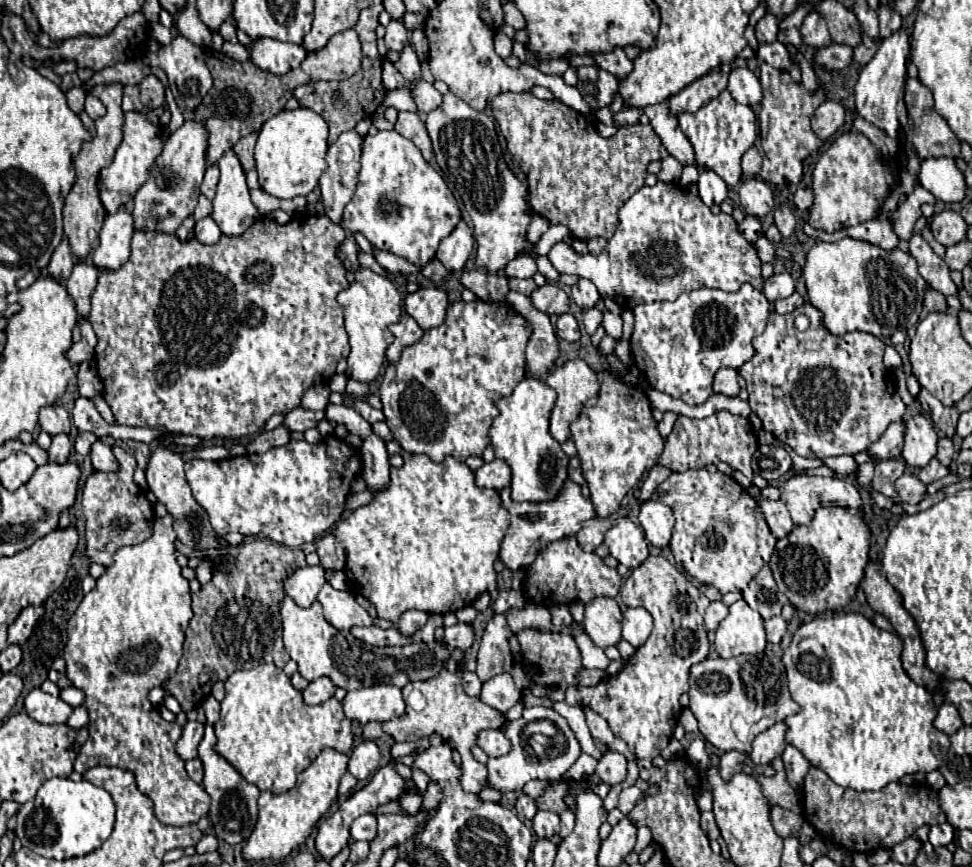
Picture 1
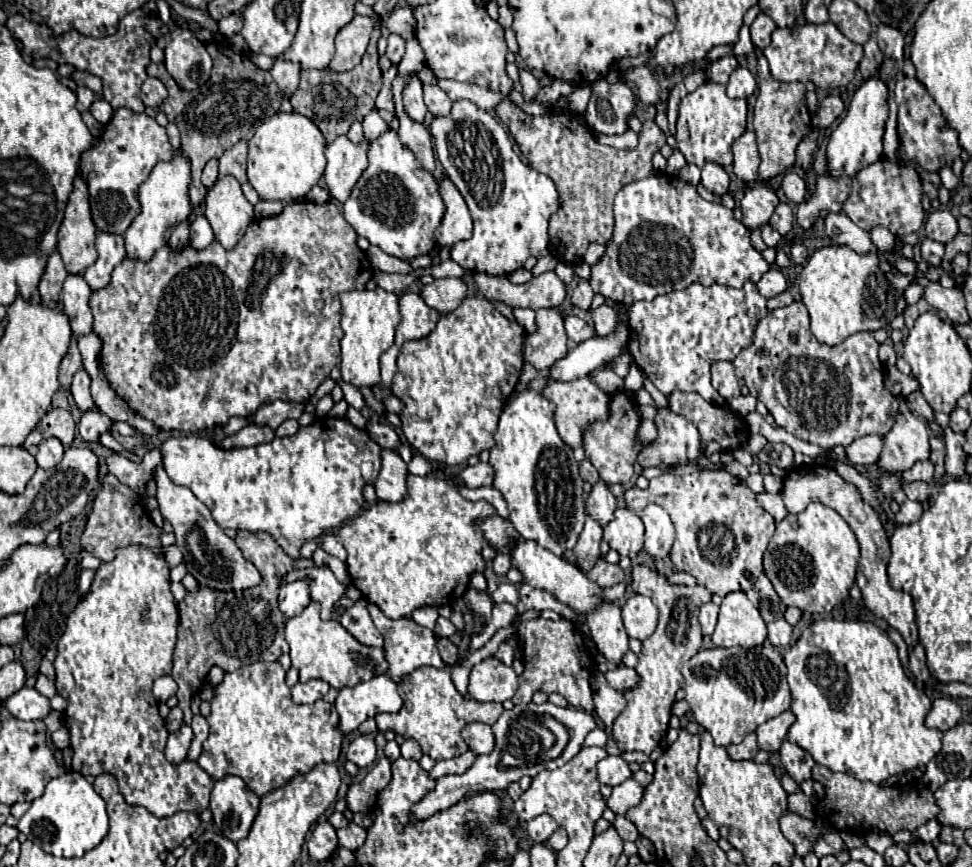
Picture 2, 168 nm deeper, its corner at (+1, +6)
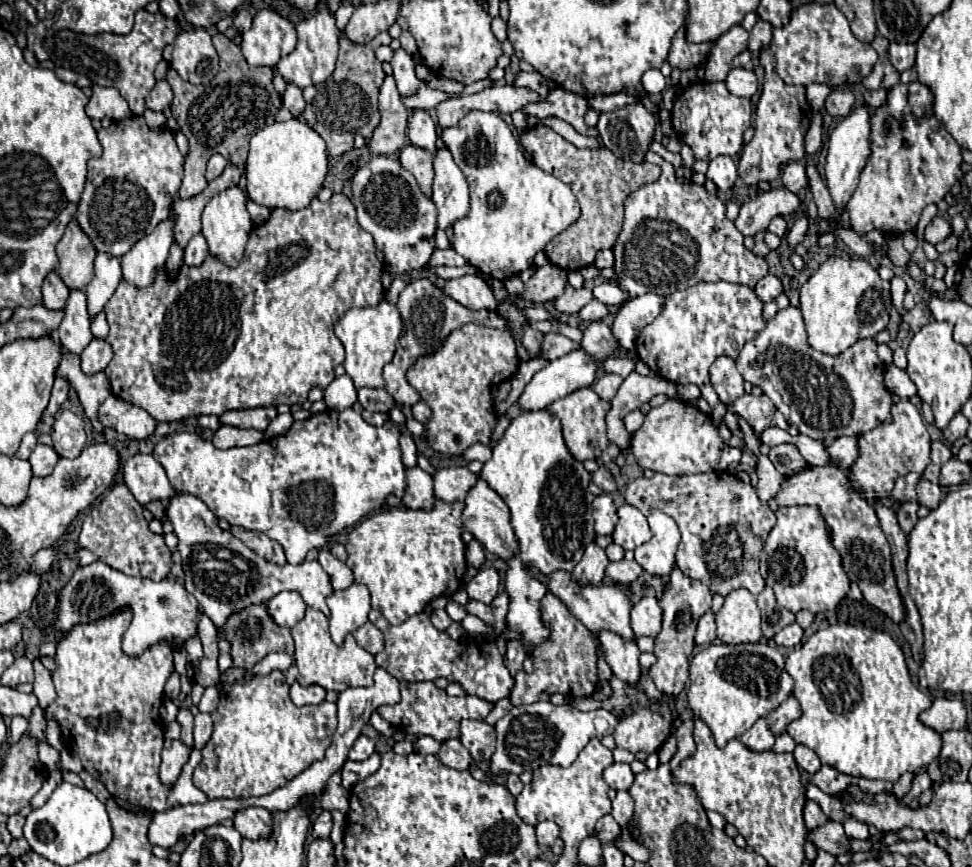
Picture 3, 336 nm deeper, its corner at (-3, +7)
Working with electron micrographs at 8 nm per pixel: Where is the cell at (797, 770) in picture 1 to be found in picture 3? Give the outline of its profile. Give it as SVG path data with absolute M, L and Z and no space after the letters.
M796 745L796 749L794 749L794 759L796 759L798 767L802 767L804 771L808 771L810 775L814 775L814 773L822 767L818 755L816 755L812 749L808 749L806 745Z

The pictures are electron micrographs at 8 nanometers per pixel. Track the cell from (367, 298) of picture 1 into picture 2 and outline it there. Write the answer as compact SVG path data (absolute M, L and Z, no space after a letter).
M382 288L376 290L352 290L340 294L342 300L342 380L354 386L376 386L380 382L380 356L394 344L394 332L400 324L398 296Z

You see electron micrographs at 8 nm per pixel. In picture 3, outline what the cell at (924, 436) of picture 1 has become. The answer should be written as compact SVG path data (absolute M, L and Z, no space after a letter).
M910 401L894 403L894 407L892 407L892 423L880 425L878 429L872 429L870 433L860 435L858 443L860 443L862 453L860 453L858 461L850 467L848 479L850 479L850 487L854 491L860 491L864 497L886 497L894 489L894 481L900 475L906 475L910 471L922 473L926 469L926 465L930 463L930 435L928 435L928 429L926 429L924 421L922 421L920 411Z

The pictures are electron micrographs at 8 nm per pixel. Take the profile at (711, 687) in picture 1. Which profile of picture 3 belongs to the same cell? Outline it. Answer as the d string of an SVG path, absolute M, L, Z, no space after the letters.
M720 643L720 645L710 645L710 647L706 647L704 651L700 651L698 655L694 655L694 659L692 659L692 663L690 663L690 687L688 687L688 703L690 703L690 709L694 711L694 715L698 717L698 719L702 719L708 727L710 727L710 731L712 731L712 735L714 735L714 739L716 739L716 745L718 747L724 747L730 739L736 739L736 737L740 737L742 733L746 733L760 717L766 717L770 711L774 711L776 707L780 707L780 703L784 703L790 695L792 695L792 687L794 687L794 679L788 675L788 671L784 669L784 657L782 657L782 653L776 649L776 647L770 647L768 643L742 643L742 645L724 645L724 643Z

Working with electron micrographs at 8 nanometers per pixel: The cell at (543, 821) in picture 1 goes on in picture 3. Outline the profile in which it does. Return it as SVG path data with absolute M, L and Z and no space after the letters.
M540 821L536 825L536 837L538 837L538 843L540 845L546 845L546 847L552 847L554 841L560 837L560 827L554 823L554 821Z

